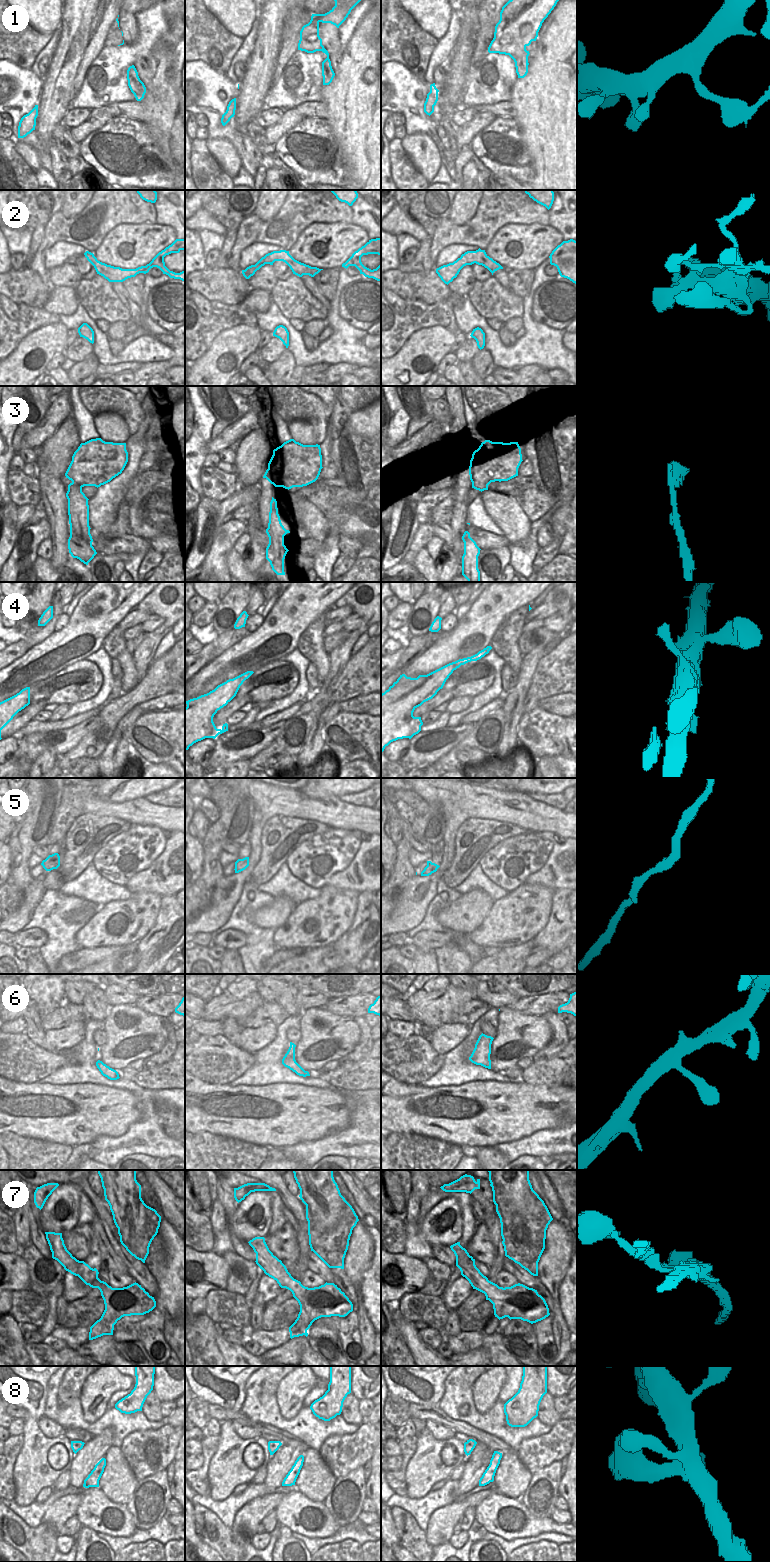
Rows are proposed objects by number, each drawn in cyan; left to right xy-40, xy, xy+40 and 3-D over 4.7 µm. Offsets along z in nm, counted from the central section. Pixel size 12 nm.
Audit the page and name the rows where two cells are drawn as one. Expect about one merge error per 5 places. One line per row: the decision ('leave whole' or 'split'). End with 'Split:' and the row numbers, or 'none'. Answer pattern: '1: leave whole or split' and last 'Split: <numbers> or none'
1: leave whole
2: leave whole
3: leave whole
4: leave whole
5: leave whole
6: leave whole
7: split
8: leave whole
Split: 7

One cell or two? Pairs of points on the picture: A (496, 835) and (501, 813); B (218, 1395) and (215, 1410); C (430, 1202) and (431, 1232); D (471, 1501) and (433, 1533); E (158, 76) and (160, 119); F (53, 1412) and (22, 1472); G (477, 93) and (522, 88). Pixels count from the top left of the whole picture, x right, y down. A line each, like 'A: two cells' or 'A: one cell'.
A: two cells
B: two cells
C: two cells
D: one cell
E: one cell
F: two cells
G: two cells

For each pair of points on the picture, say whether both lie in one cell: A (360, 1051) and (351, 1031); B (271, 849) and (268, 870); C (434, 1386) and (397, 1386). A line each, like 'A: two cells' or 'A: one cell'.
A: two cells
B: one cell
C: one cell

